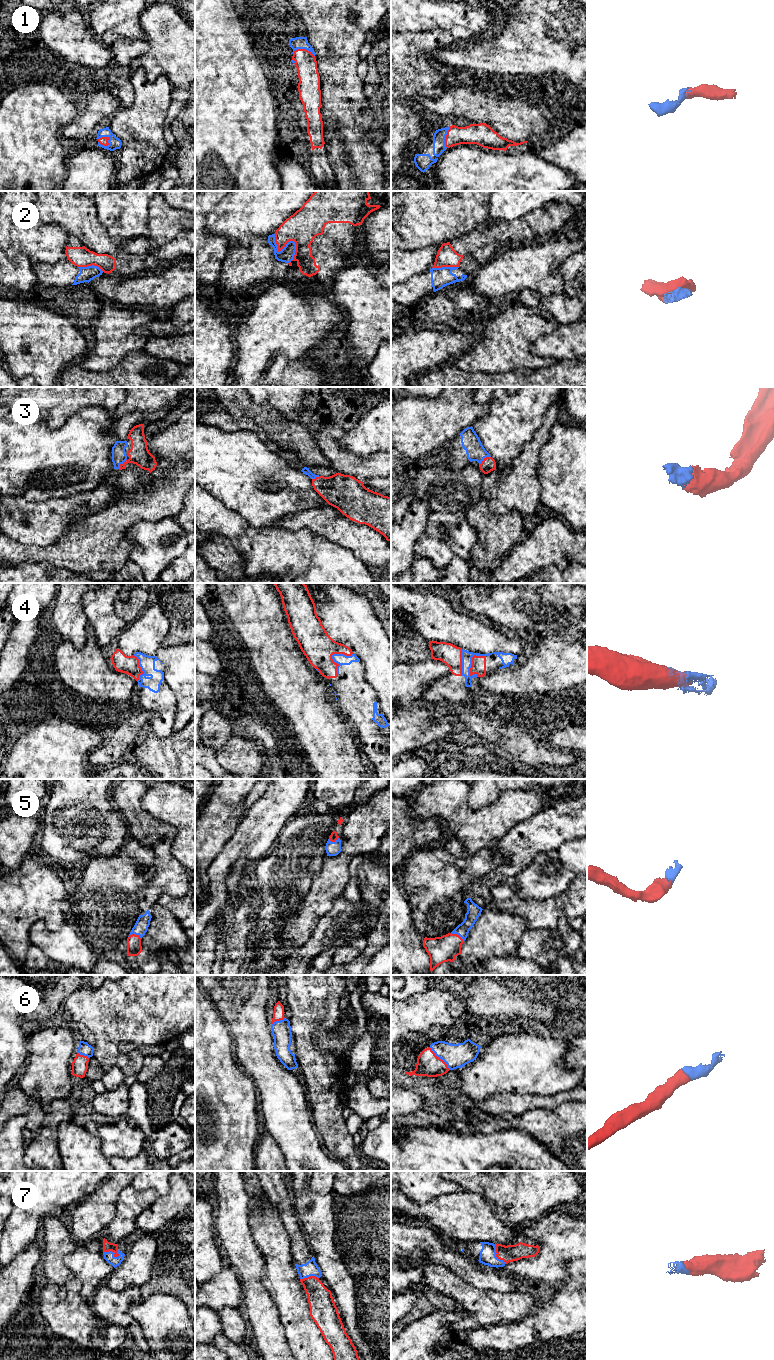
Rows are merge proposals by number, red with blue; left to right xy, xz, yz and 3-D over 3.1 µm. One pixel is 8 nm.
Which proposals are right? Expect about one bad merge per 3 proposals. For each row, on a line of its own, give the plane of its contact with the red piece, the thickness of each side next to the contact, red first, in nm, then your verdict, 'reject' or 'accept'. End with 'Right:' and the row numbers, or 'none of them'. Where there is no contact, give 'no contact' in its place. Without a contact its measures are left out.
1: meets red in xy; 70 nm thick on the red side, 100 nm on the other; accept
2: meets red in xz; 260 nm thick on the red side, 120 nm on the other; reject
3: meets red in yz; 110 nm thick on the red side, 150 nm on the other; accept
4: meets red in xz; 260 nm thick on the red side, 90 nm on the other; accept
5: meets red in yz; 220 nm thick on the red side, 110 nm on the other; accept
6: meets red in yz; 190 nm thick on the red side, 190 nm on the other; accept
7: meets red in xy; 80 nm thick on the red side, 80 nm on the other; accept
Right: 1, 3, 4, 5, 6, 7

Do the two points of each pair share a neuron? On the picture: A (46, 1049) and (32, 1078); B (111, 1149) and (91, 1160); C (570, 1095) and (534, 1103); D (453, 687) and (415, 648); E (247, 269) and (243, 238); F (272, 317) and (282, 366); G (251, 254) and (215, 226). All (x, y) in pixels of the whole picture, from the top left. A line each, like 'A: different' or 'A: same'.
A: same
B: different
C: same
D: different
E: different
F: different
G: different

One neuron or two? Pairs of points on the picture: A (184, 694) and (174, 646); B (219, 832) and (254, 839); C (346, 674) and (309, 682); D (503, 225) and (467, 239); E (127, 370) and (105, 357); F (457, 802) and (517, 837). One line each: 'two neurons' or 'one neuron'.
A: one neuron
B: two neurons
C: two neurons
D: one neuron
E: two neurons
F: two neurons

